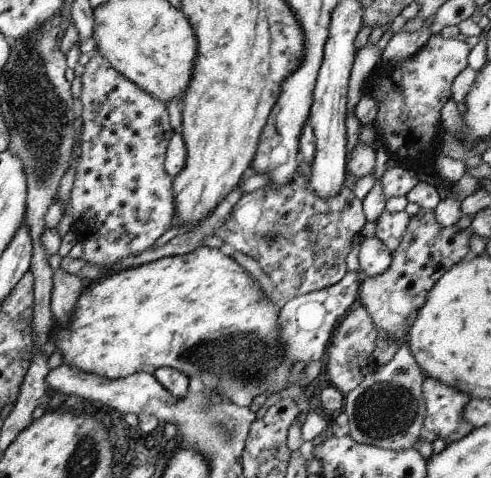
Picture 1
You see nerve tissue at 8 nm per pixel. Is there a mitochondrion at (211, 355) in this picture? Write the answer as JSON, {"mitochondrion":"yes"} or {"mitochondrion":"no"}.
{"mitochondrion":"yes"}

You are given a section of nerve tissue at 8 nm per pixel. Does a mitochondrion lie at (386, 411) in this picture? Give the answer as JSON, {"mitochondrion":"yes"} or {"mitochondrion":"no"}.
{"mitochondrion":"yes"}

